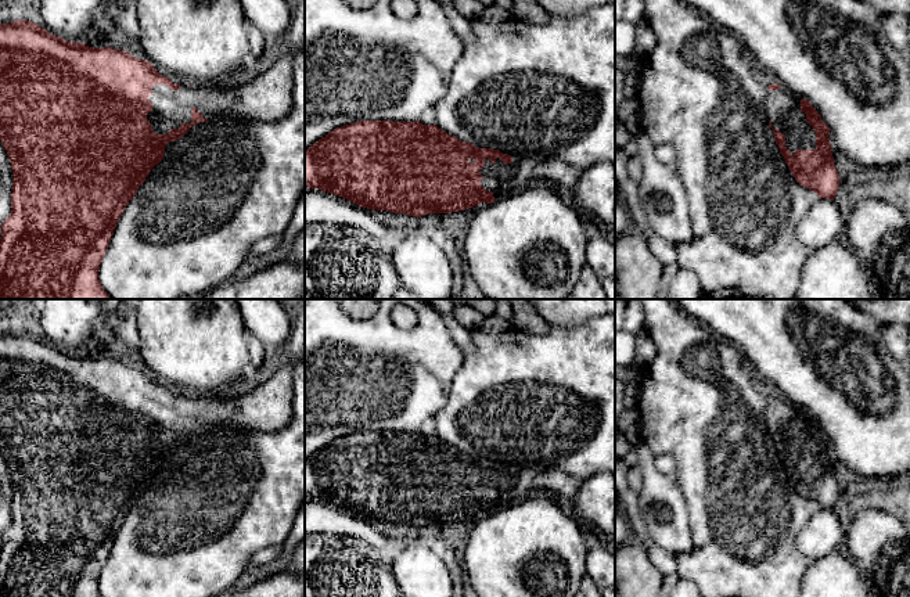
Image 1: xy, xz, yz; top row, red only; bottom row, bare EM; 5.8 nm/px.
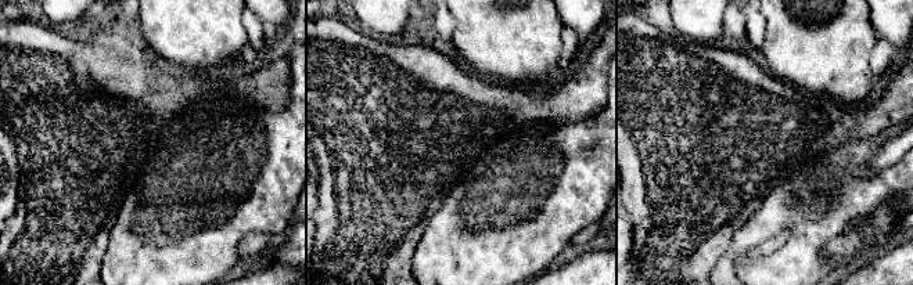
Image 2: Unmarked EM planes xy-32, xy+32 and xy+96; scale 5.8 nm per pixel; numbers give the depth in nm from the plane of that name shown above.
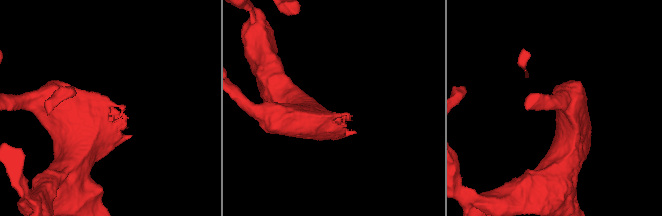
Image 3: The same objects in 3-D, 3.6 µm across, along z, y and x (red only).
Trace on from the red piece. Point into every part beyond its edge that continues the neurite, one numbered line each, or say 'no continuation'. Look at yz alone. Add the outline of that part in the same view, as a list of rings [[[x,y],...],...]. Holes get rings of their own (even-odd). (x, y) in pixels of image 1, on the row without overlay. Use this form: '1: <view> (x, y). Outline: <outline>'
1: yz (783, 419). Outline: [[[788,399],[766,402],[766,422],[771,438],[785,446],[785,458],[794,467],[795,460],[814,460],[816,442],[806,432],[806,424],[801,421],[801,407]]]

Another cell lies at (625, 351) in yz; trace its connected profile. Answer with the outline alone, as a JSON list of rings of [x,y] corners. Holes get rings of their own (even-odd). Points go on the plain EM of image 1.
[[[615,331],[615,366],[630,366],[634,363],[634,334]]]

